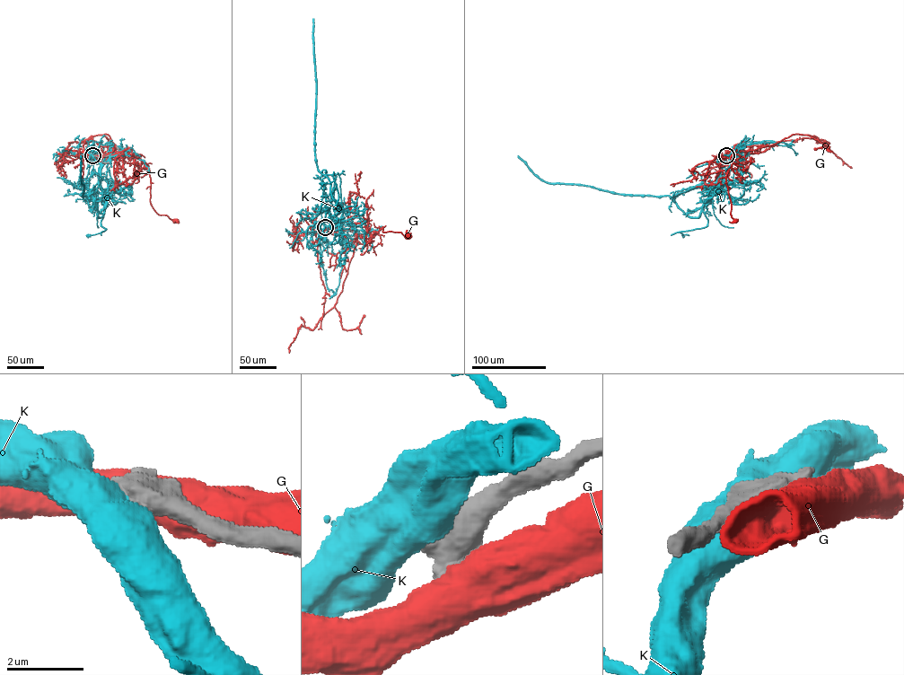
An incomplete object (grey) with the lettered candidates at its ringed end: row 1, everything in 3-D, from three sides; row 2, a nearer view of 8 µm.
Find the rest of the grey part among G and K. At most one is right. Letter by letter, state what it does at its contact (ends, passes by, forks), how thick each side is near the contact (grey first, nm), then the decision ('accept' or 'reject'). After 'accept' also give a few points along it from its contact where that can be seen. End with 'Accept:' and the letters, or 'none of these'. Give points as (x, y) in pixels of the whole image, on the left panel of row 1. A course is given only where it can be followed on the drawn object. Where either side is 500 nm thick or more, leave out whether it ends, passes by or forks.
G: 750 nm thick on the grey side, 750 nm on the other; reject
K: 800 nm thick on the grey side, 700 nm on the other; reject
Accept: none of these

